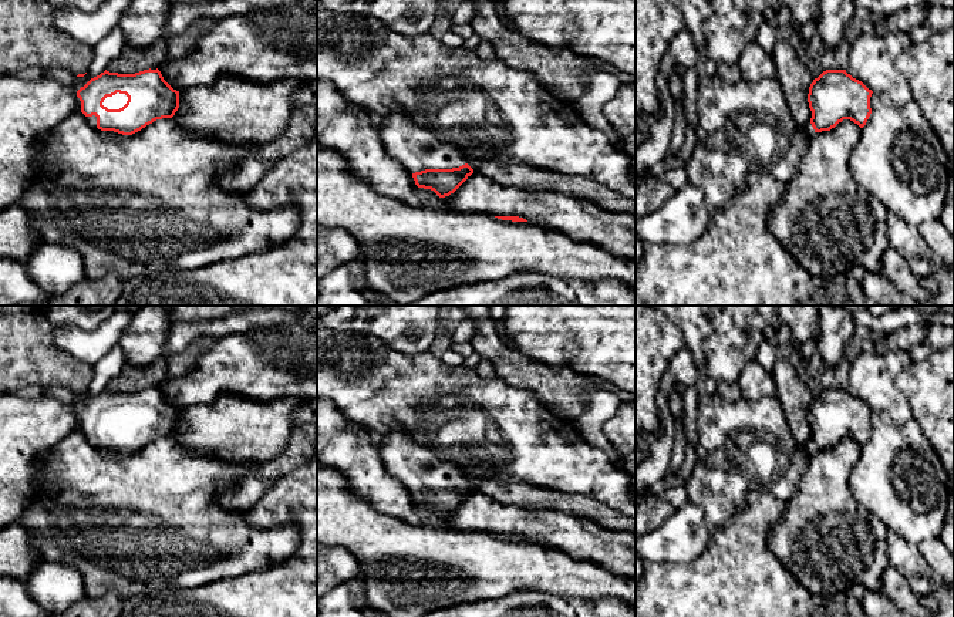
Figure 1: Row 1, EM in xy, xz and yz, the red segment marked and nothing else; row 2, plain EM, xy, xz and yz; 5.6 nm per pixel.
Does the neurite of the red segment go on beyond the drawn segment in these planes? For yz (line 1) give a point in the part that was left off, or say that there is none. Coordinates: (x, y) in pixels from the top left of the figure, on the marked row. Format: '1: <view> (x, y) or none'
1: yz (809, 130)

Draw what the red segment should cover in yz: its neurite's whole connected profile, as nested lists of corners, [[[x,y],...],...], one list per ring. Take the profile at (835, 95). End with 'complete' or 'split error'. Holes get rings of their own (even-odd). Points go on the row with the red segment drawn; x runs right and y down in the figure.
[[[826,70],[809,87],[810,122],[803,127],[809,135],[830,131],[843,119],[863,128],[872,114],[873,91],[846,70]]]; split error

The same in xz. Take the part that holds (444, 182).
[[[385,98],[384,104],[390,111],[381,118],[380,136],[387,152],[412,173],[418,188],[431,189],[439,198],[454,193],[473,173],[461,148],[445,144],[434,132],[418,127],[391,98]]]; split error

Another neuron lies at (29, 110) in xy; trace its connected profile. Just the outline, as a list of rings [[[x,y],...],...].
[[[0,75],[0,210],[18,205],[21,198],[36,185],[37,178],[45,173],[40,158],[43,139],[57,124],[78,111],[77,92],[54,78],[43,77],[27,81],[17,75]]]

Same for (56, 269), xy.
[[[40,243],[21,263],[33,283],[50,296],[60,296],[85,279],[82,257],[60,245]]]

